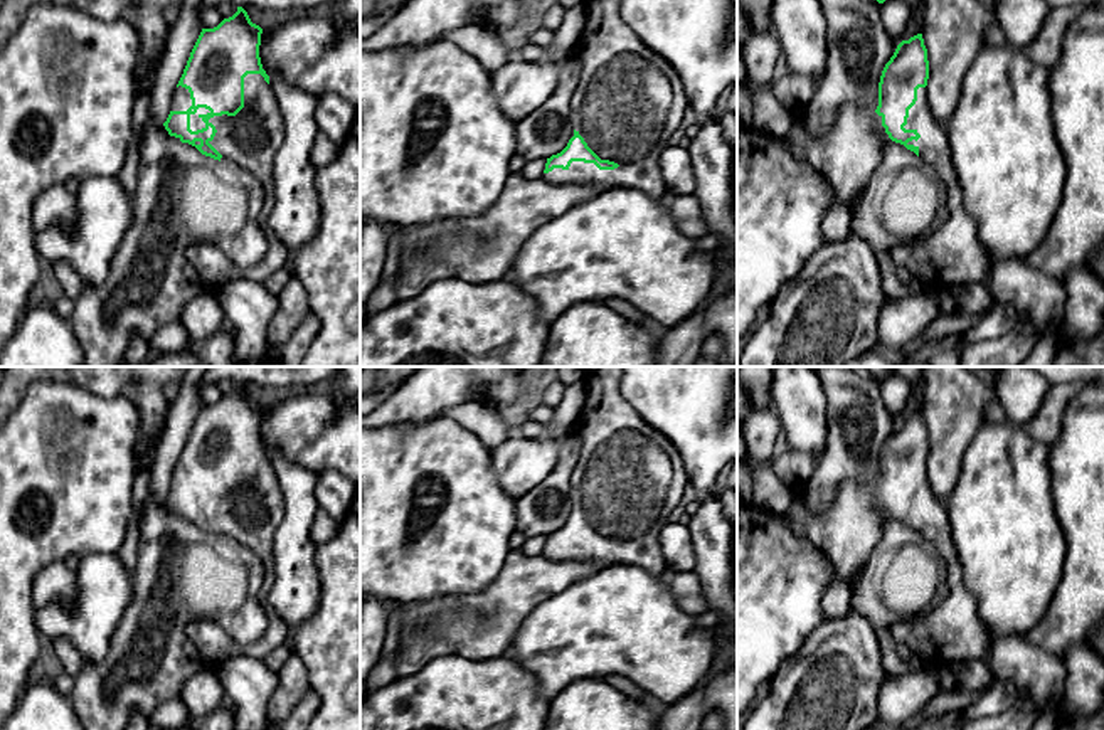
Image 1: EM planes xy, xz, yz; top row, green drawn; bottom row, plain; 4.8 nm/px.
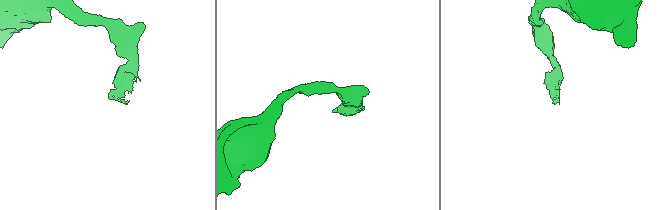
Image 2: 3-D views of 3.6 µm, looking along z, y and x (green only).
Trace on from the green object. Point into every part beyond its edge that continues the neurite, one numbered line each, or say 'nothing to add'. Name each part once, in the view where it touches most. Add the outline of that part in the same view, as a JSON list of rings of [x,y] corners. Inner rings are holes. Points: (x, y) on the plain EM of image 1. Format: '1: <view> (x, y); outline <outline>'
1: xy (251, 515); outline [[[247,451],[244,484],[236,493],[214,493],[209,500],[217,506],[209,520],[229,535],[236,550],[257,558],[264,567],[259,600],[268,617],[268,629],[257,641],[239,644],[215,619],[195,617],[187,627],[187,636],[215,664],[236,656],[263,658],[284,644],[291,632],[291,627],[268,602],[274,584],[274,535],[286,513],[279,479],[261,451]]]

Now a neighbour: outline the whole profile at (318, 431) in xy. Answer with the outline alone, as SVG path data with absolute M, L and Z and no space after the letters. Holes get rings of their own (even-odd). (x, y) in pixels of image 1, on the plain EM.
M315 389L263 407L259 434L271 447L310 471L333 469L360 486L360 405Z

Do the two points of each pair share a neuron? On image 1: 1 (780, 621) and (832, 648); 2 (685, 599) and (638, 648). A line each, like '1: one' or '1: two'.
1: two
2: two

